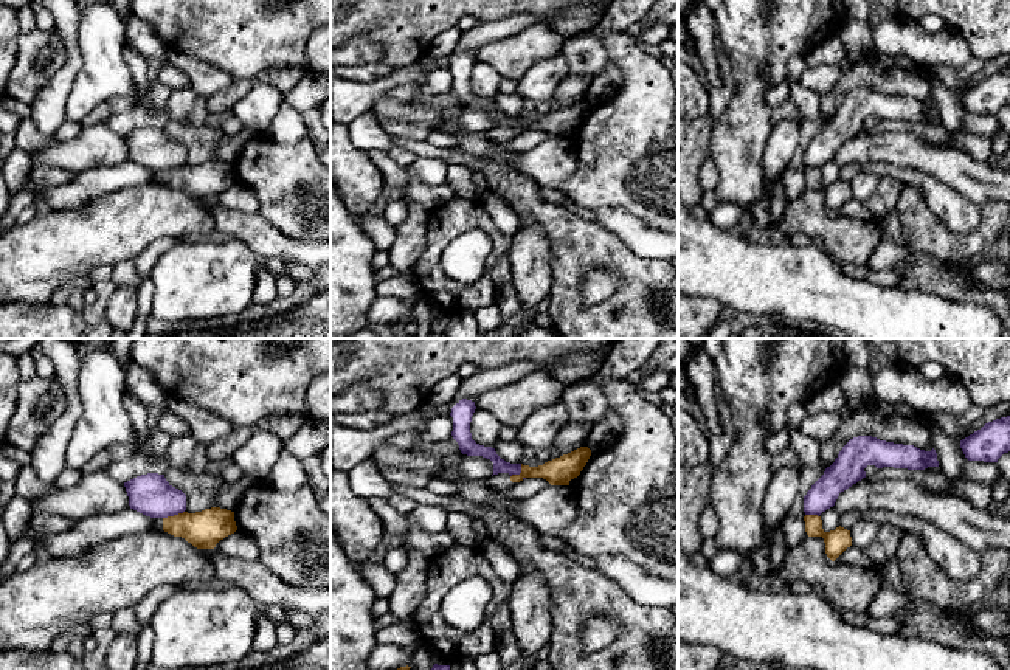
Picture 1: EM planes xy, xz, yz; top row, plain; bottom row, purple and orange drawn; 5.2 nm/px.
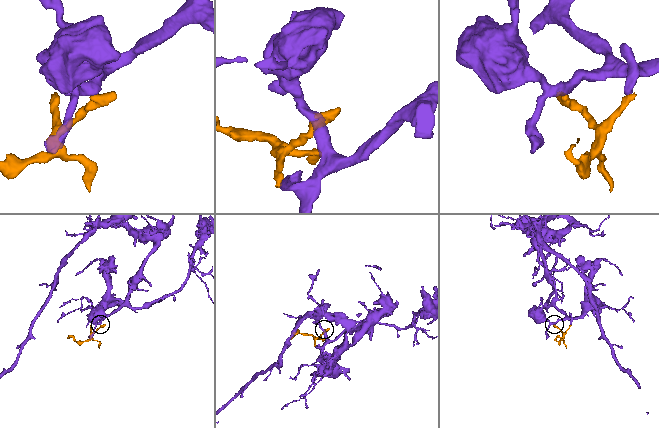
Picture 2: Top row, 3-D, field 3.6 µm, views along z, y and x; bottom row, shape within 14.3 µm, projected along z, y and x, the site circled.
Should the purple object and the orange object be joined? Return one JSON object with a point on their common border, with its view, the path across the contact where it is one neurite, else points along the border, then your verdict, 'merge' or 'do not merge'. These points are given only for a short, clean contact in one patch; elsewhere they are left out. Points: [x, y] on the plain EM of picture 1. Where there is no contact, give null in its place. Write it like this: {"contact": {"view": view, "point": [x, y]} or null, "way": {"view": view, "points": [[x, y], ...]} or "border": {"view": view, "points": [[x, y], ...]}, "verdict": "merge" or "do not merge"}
{"contact": {"view": "xy", "point": [172, 168]}, "border": {"view": "xy", "points": [[183, 163], [163, 171]]}, "verdict": "do not merge"}

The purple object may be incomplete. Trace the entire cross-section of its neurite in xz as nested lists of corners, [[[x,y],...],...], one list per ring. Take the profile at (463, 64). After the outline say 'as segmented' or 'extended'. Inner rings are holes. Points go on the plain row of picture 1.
[[[462,51],[451,60],[450,65],[450,68],[453,70],[451,88],[458,95],[461,105],[467,109],[483,109],[486,112],[490,112],[493,115],[493,127],[520,127],[521,116],[506,115],[496,107],[495,101],[479,98],[472,92],[470,74],[475,62],[475,54]]]; as segmented

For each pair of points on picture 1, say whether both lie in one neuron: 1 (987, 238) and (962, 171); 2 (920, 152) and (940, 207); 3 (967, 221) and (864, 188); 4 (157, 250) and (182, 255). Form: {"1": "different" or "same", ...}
{"1": "different", "2": "different", "3": "different", "4": "different"}

